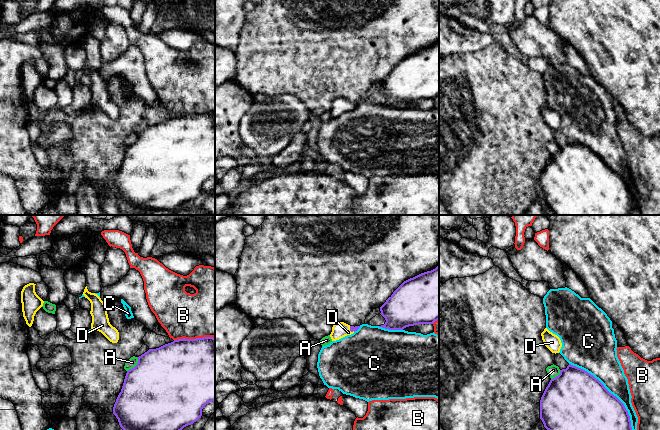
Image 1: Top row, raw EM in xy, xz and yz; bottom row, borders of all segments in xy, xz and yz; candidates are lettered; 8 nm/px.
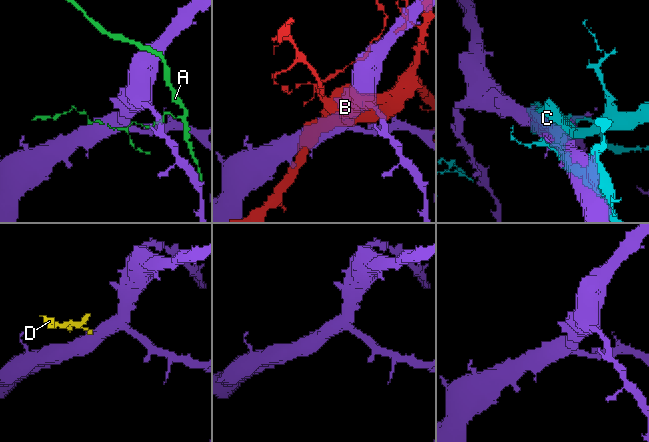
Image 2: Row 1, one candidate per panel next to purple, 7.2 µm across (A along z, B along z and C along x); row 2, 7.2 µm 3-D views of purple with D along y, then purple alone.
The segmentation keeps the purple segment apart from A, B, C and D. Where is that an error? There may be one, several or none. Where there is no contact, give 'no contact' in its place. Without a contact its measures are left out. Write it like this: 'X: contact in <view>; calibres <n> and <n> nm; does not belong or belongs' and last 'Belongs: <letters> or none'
A: contact in xy; calibres 500 and 80 nm; does not belong
B: contact in xy; calibres 500 and 400 nm; does not belong
C: contact in yz; calibres 500 and 240 nm; does not belong
D: contact in xz; calibres 50 and 130 nm; belongs
Belongs: D

